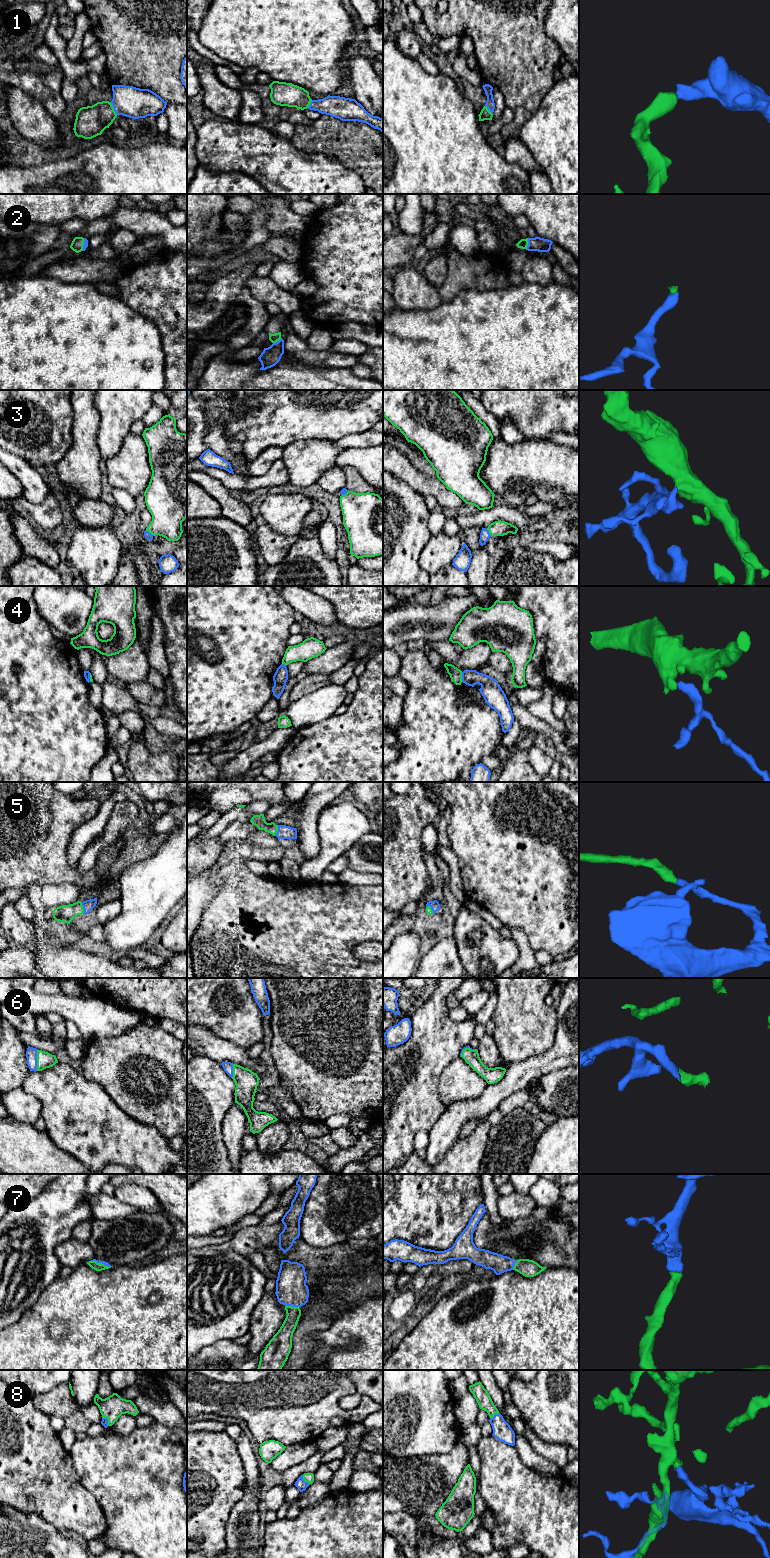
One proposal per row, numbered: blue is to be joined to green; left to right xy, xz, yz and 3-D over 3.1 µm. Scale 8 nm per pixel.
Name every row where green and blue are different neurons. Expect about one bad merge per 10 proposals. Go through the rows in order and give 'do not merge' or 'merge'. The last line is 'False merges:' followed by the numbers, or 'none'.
1: merge
2: merge
3: merge
4: do not merge
5: merge
6: merge
7: merge
8: merge
False merges: 4

